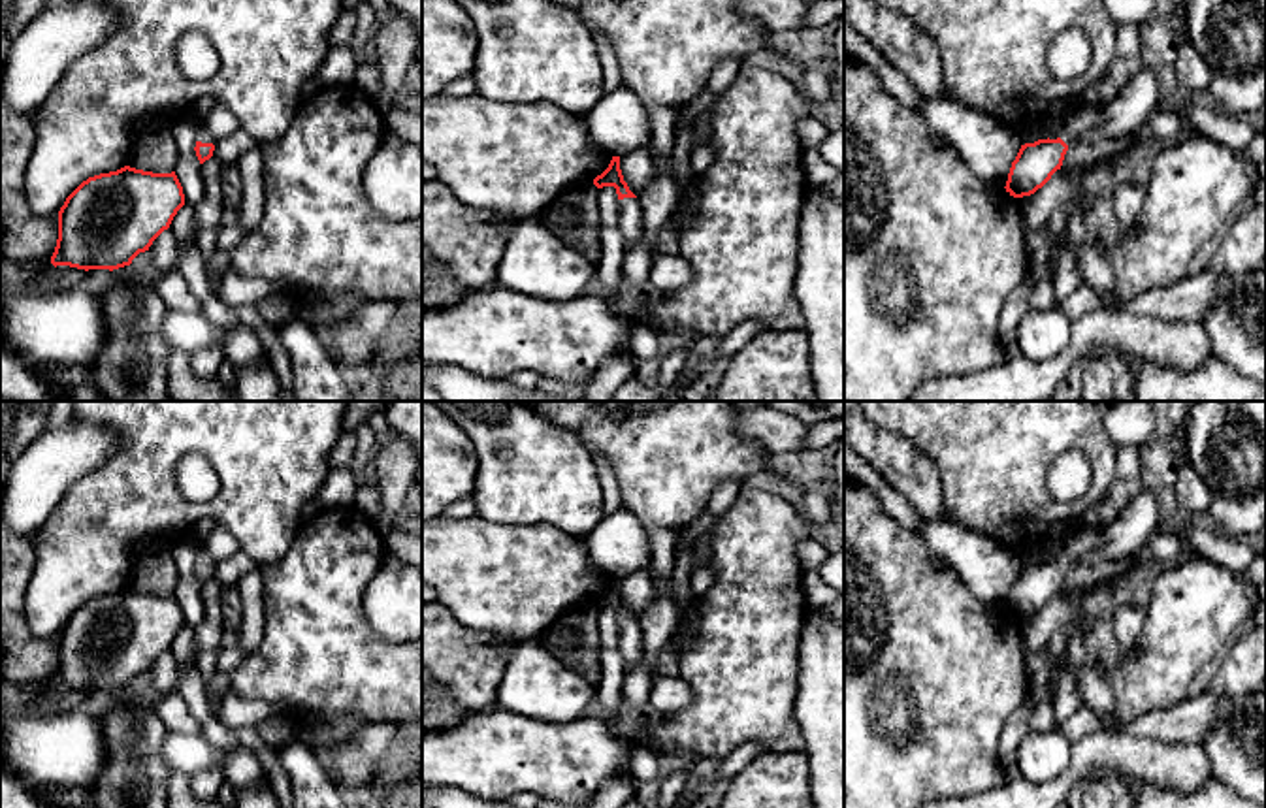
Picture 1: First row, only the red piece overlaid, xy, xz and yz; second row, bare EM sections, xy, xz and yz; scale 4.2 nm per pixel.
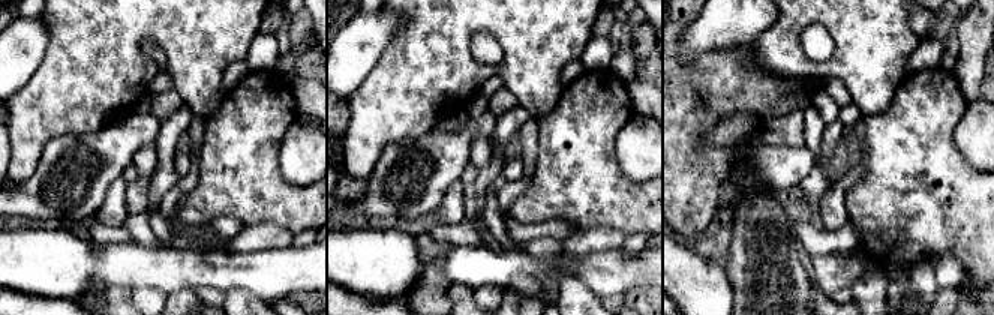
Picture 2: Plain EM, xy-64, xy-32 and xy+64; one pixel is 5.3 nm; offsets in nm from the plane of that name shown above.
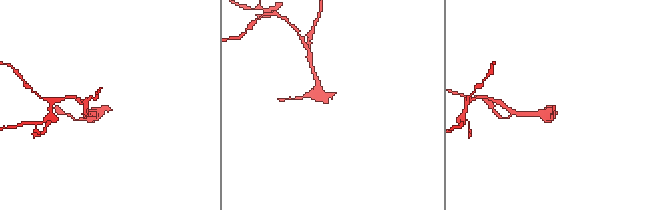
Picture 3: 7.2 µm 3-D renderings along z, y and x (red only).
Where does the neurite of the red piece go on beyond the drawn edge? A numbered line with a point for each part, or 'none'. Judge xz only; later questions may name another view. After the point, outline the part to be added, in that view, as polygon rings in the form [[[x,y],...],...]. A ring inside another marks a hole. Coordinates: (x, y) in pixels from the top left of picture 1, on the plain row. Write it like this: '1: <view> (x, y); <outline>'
1: xz (632, 652); [[[624,620],[620,625],[620,654],[624,659],[624,674],[629,672],[642,657],[642,629],[639,620]]]

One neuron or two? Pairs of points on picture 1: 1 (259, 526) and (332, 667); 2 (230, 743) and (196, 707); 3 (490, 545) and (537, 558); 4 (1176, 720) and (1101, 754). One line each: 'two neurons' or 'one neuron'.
1: two neurons
2: one neuron
3: one neuron
4: two neurons

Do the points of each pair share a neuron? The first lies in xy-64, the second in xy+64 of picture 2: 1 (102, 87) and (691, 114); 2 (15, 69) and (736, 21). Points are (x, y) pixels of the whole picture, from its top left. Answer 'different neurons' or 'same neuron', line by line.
1: different neurons
2: same neuron

